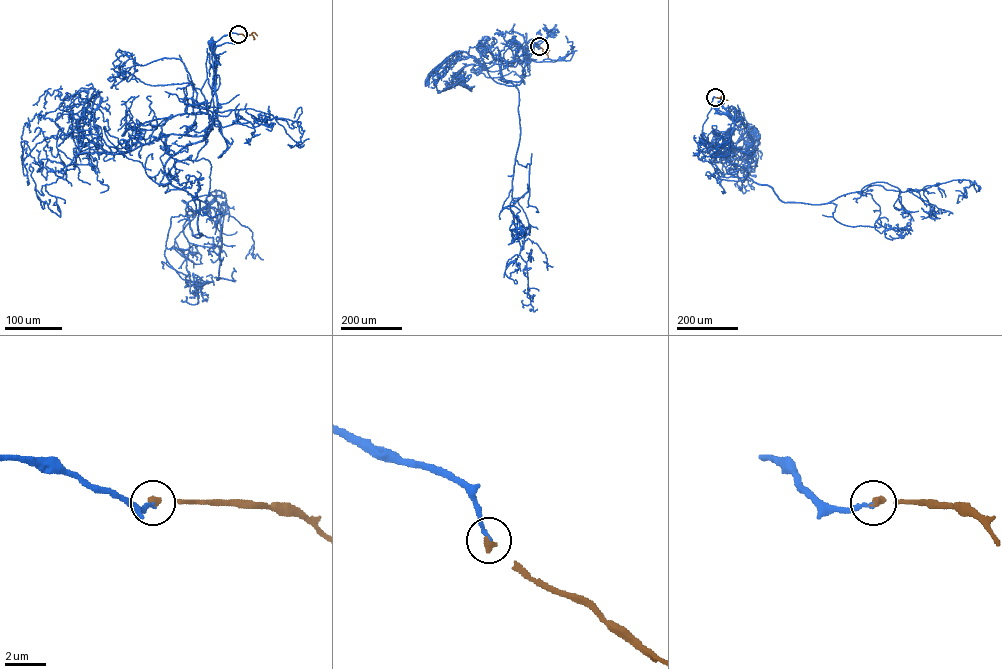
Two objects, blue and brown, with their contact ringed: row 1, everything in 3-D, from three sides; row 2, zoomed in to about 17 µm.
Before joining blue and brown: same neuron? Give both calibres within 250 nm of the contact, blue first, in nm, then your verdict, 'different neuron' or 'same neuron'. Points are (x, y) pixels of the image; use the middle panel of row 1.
160/360 nm | same neuron

